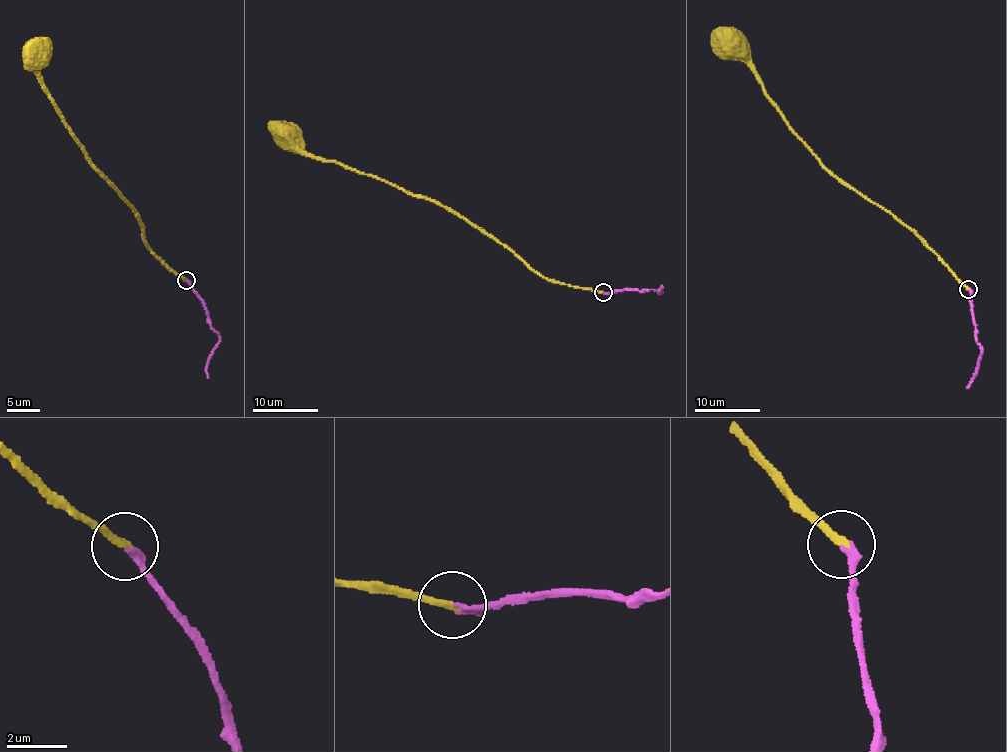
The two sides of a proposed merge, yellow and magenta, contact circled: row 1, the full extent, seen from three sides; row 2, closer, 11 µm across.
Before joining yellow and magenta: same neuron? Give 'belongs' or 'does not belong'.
belongs

